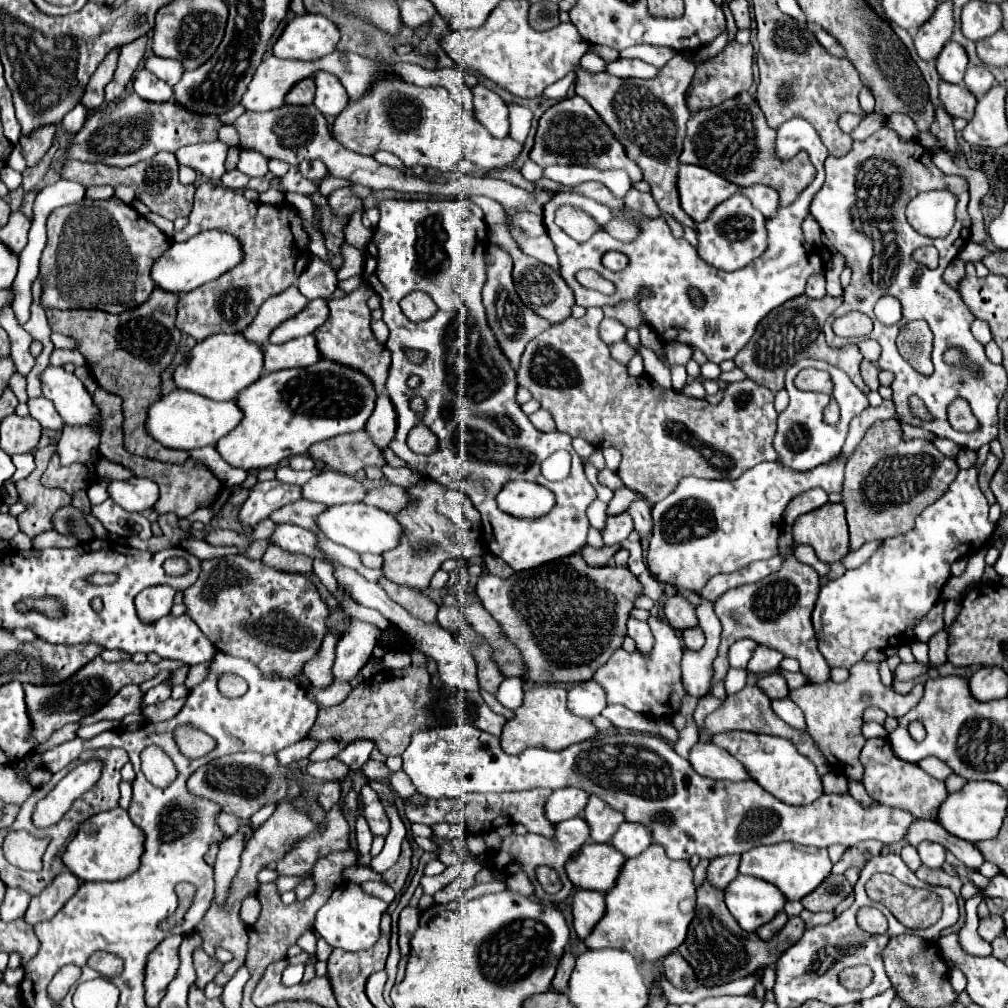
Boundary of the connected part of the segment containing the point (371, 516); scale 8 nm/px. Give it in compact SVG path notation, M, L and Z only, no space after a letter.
M362 502L328 508L326 512L320 514L318 526L326 538L330 538L332 542L338 542L342 546L348 546L348 548L356 550L358 554L364 554L364 552L384 554L384 552L396 548L400 544L400 536L404 530L390 512L384 512L376 506L366 506Z

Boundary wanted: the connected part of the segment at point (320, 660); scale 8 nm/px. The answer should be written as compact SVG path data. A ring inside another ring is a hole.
M328 634L322 642L322 650L316 658L312 658L304 666L306 678L312 682L312 686L325 688L333 681L332 666L335 660L336 638Z

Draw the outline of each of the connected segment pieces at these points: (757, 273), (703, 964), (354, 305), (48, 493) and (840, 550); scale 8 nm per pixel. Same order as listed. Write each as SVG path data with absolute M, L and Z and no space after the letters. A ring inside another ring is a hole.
M792 118L778 128L776 154L778 154L778 158L786 160L786 158L798 154L802 148L806 148L806 152L810 154L810 160L814 162L814 166L818 170L816 180L796 198L794 204L790 204L788 208L780 208L776 218L766 220L768 250L756 262L752 262L750 266L746 266L742 270L736 270L736 272L724 272L724 270L716 270L716 268L708 266L686 240L676 240L672 236L664 218L650 220L625 206L626 217L638 222L640 236L634 242L624 244L624 242L614 240L604 230L604 224L610 218L610 212L608 212L606 206L602 206L602 204L598 204L590 198L570 194L570 192L558 194L552 202L548 202L544 206L544 224L546 224L548 236L556 244L556 252L558 252L560 266L562 266L562 276L568 282L568 286L574 290L576 304L584 306L584 308L590 308L590 306L602 308L606 304L618 304L622 300L634 300L634 298L640 296L642 290L648 290L648 296L640 298L640 310L644 314L644 322L650 324L656 330L658 340L662 340L662 336L664 336L664 344L678 340L678 342L684 342L688 346L698 346L706 354L706 358L710 362L716 362L716 364L722 362L722 360L732 360L744 348L744 344L752 338L752 334L756 330L756 324L770 310L774 310L776 306L784 304L790 298L802 296L808 278L812 274L822 274L824 272L820 254L818 254L818 262L810 264L808 250L806 250L806 240L804 240L800 224L810 214L810 210L808 210L810 202L824 184L826 146L822 144L816 130L812 126L808 126L808 122L804 122L802 118ZM562 204L570 204L570 206L590 214L600 224L600 230L588 242L576 242L572 238L568 238L568 234L562 232L554 224L554 212ZM608 250L624 252L630 258L630 264L620 272L606 270L602 266L600 258ZM578 270L598 272L600 276L604 276L606 280L610 280L616 286L616 292L612 296L606 296L602 292L582 288L580 284L574 282L574 274ZM690 288L696 288L702 294L702 298L704 298L702 306L696 306L692 302Z
M704 880L698 888L696 916L690 924L686 942L684 942L684 946L678 948L678 952L694 968L700 984L714 986L714 984L724 984L730 980L746 978L760 966L774 968L780 954L784 954L784 950L788 950L792 944L796 944L802 938L802 934L804 934L804 922L798 916L790 918L788 924L770 942L764 942L756 934L748 934L748 932L740 930L740 926L734 922L732 914L728 912L726 904L724 904L724 892L716 890L714 886L710 886L708 880Z
M364 282L358 290L346 294L344 298L338 300L328 300L330 308L330 320L314 332L318 340L318 350L322 358L336 360L340 364L346 364L354 370L364 372L380 392L384 388L384 382L388 378L388 366L390 366L390 352L386 350L384 344L380 344L372 330L370 330L370 308L368 308L368 298L372 296L372 288Z
M52 444L44 446L44 448L38 448L34 452L36 470L28 478L24 478L16 484L20 500L28 504L28 510L18 516L20 532L24 532L30 538L38 536L40 532L52 530L52 514L60 506L70 504L70 496L64 490L44 488L40 484L40 476L44 474L50 458L52 458Z
M824 504L812 514L800 516L792 526L796 544L810 544L816 556L826 562L838 562L848 554L848 524L842 504Z

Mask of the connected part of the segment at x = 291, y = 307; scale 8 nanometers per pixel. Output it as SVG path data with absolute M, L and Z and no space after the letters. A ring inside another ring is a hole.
M290 286L288 290L280 292L278 296L268 298L268 302L264 302L264 306L260 306L260 314L256 316L256 320L252 322L252 326L248 326L248 330L244 330L244 336L252 342L258 344L266 344L272 330L276 326L280 326L286 318L296 316L296 312L302 312L302 308L306 308L308 298L304 298L298 290L298 286Z

